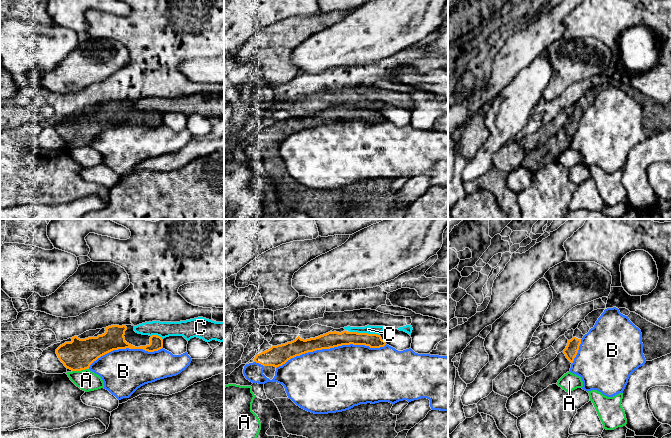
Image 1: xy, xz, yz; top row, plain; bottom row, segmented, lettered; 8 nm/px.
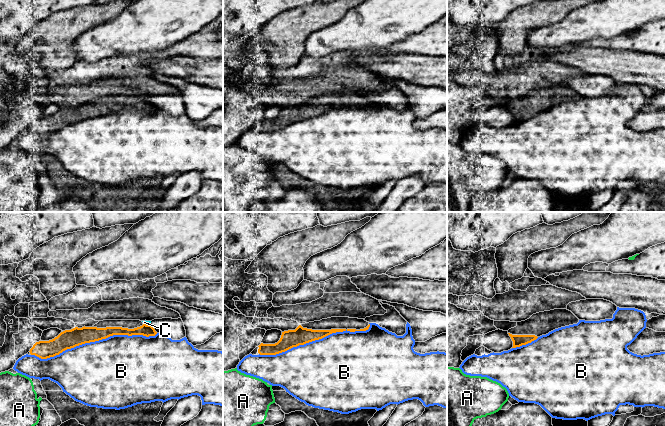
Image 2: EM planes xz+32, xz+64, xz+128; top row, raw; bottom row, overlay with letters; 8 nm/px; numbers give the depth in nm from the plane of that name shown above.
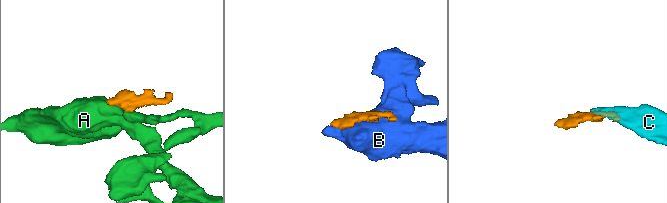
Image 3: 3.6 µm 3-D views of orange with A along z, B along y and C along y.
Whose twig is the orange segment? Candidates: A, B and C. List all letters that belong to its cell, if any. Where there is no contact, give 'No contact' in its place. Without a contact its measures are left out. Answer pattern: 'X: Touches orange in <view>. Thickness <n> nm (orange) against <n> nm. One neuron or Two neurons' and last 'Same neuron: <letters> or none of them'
A: Touches orange in xy. Thickness 240 nm (orange) against 170 nm. Two neurons
B: Touches orange in xz. Thickness 130 nm (orange) against 480 nm. Two neurons
C: Touches orange in xz. Thickness 120 nm (orange) against 70 nm. Two neurons
Same neuron: none of them

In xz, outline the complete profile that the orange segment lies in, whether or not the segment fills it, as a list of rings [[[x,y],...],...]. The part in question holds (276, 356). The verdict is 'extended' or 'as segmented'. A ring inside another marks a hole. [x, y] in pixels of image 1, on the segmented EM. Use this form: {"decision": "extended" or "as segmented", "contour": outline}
{"decision": "extended", "contour": [[[344,328],[333,329],[315,338],[304,340],[298,336],[291,342],[272,346],[270,349],[257,354],[254,361],[263,366],[274,366],[277,368],[291,358],[308,352],[350,344],[380,348],[384,347],[386,342],[377,334],[350,332]]]}

